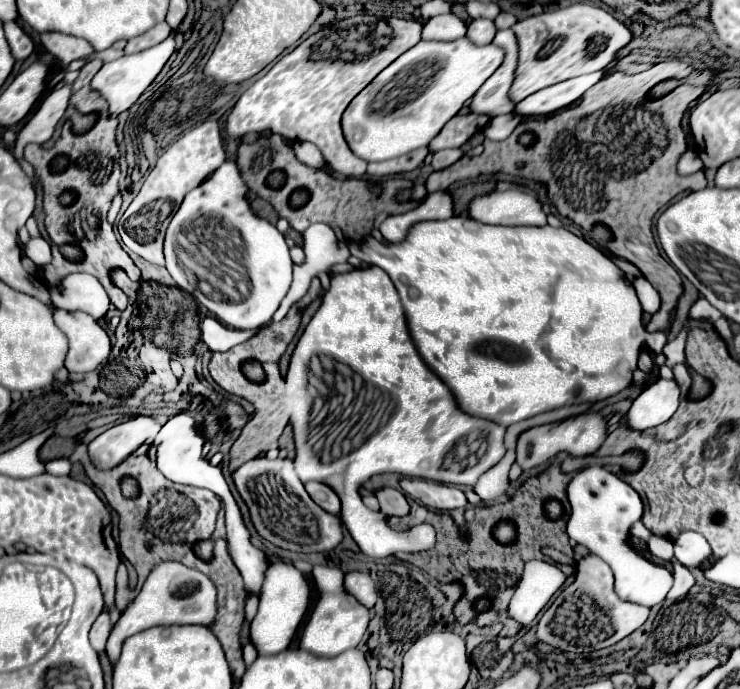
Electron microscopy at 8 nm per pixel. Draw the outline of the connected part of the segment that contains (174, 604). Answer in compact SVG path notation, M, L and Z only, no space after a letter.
M161 562L159 566L153 568L139 596L127 606L127 610L121 614L119 622L111 630L107 642L109 660L115 664L119 660L123 642L145 628L159 624L205 624L205 626L211 624L217 614L215 598L217 598L215 586L205 574L183 566L181 562Z

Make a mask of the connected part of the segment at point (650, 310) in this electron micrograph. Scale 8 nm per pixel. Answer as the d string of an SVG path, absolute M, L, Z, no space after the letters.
M639 274L635 280L633 280L633 286L639 294L639 300L641 300L641 306L647 314L655 314L660 308L661 300L659 292Z

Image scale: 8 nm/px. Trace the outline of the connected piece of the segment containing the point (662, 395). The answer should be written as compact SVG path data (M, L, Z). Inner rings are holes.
M659 378L653 386L643 390L627 412L627 424L633 430L647 430L667 422L679 406L679 386L675 380Z

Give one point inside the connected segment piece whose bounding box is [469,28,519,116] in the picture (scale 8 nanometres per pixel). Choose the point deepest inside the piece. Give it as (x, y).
(491, 98)

